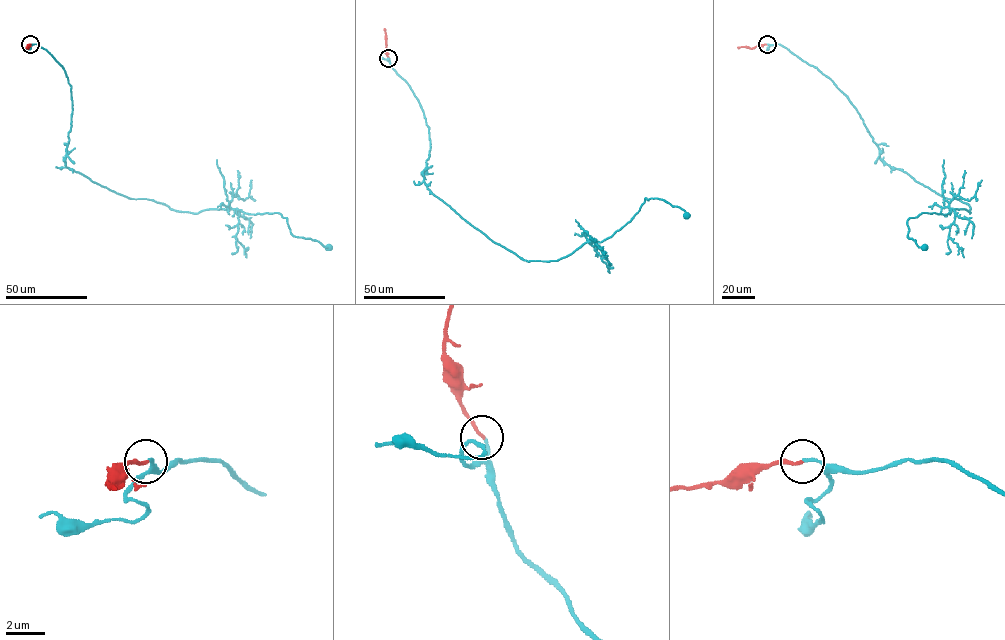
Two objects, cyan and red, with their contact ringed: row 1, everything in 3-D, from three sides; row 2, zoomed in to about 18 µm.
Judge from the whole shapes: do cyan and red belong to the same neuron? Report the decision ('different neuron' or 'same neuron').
same neuron

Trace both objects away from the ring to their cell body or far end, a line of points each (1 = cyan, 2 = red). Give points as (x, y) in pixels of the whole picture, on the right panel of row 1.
1: (767, 44), (828, 77), (885, 163), (969, 205), (970, 213), (908, 220), (908, 237), (924, 247)
2: (767, 44), (752, 48), (738, 47)

